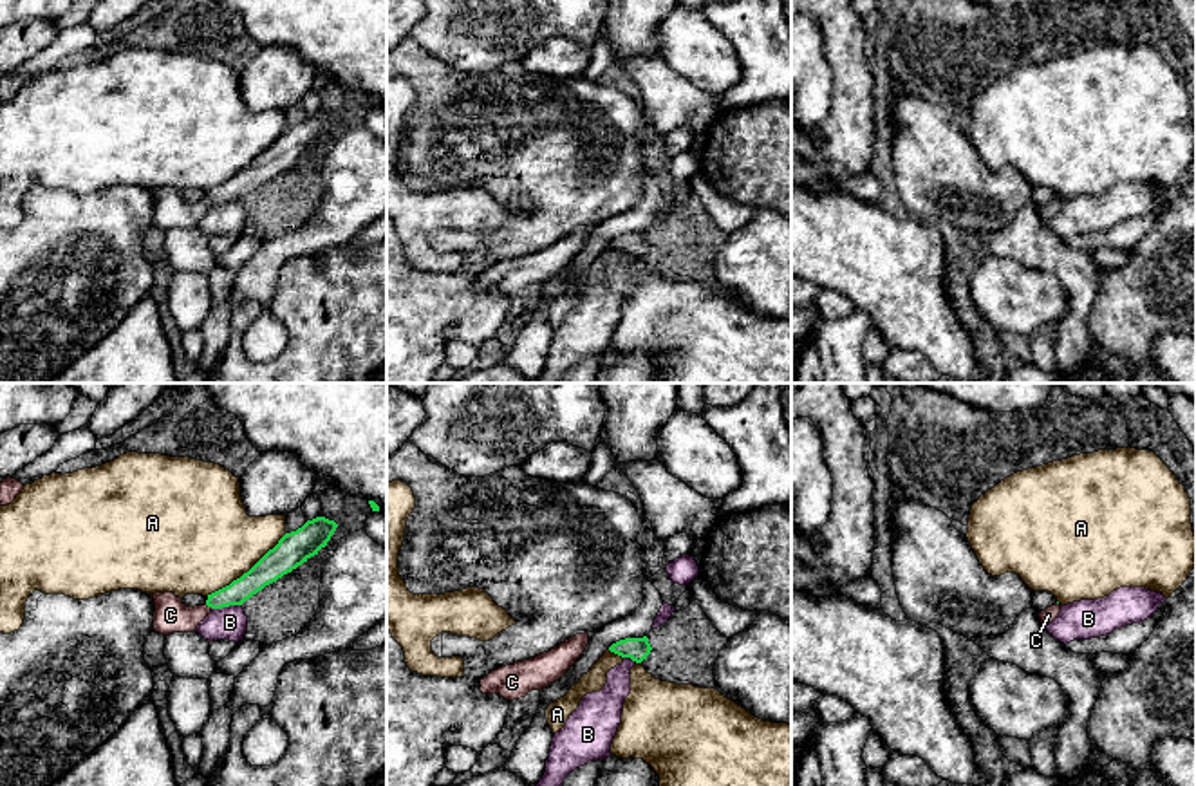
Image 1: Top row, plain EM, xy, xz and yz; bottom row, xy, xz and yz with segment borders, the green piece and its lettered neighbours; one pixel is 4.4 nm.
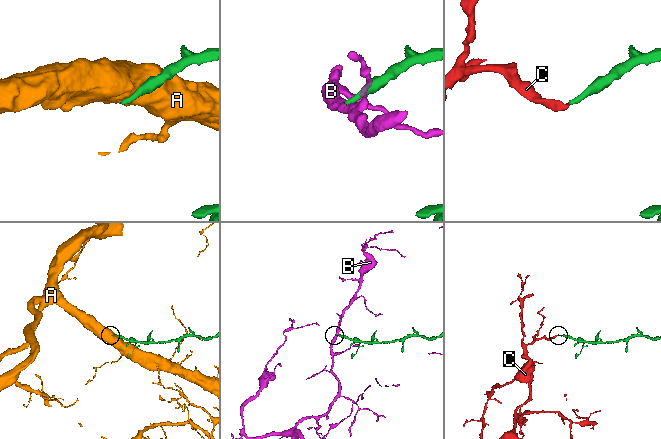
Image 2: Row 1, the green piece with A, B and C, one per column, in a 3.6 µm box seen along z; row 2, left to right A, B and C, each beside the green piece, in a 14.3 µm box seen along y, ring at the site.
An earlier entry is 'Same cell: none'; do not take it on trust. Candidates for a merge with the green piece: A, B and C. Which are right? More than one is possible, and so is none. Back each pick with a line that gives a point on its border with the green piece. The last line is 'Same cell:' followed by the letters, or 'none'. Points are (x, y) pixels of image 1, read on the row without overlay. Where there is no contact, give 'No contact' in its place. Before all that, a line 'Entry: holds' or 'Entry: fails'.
Entry: fails
C: Touches green at xy (210, 201)
Same cell: C

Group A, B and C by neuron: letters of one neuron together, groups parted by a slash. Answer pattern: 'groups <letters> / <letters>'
groups A / B / C

